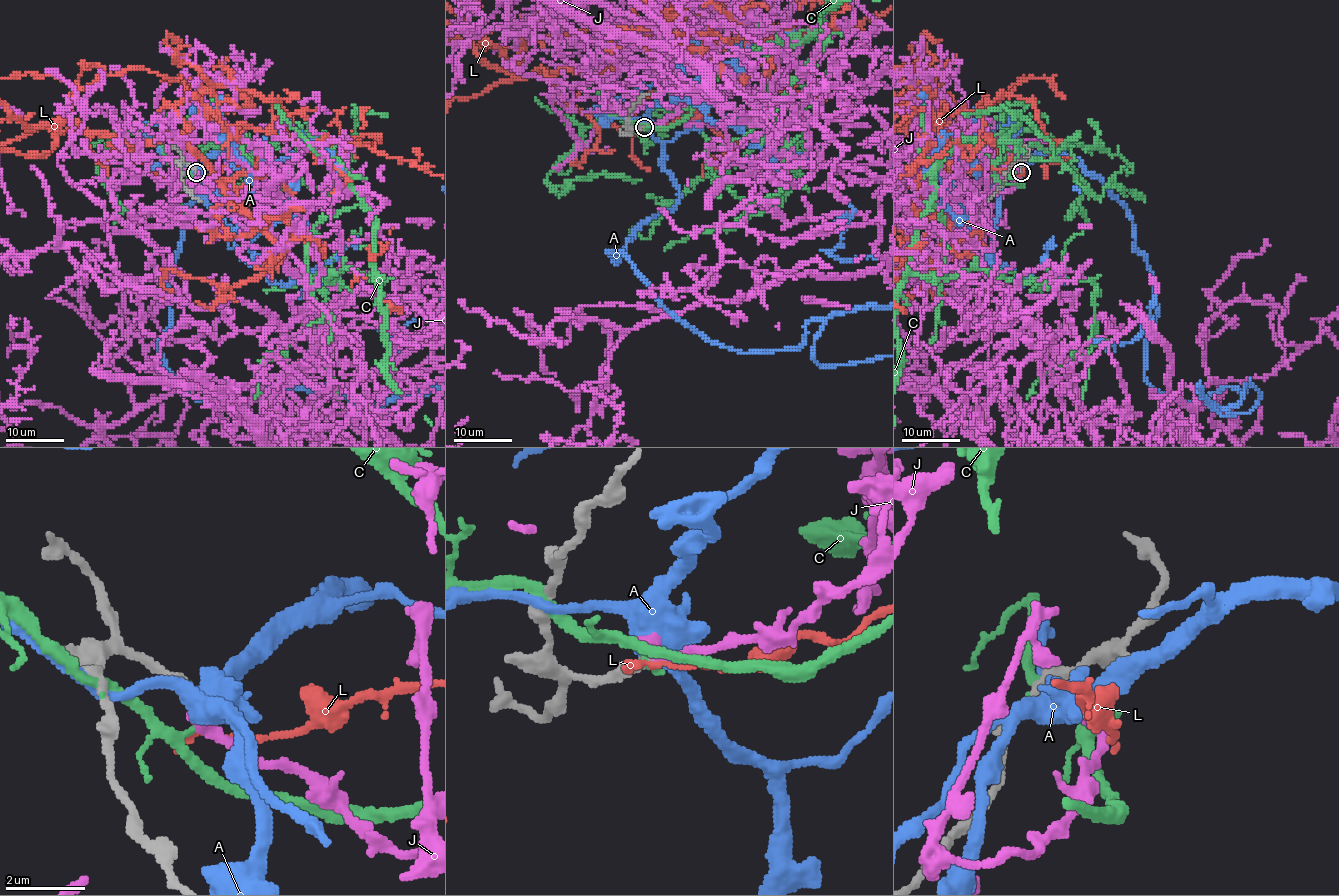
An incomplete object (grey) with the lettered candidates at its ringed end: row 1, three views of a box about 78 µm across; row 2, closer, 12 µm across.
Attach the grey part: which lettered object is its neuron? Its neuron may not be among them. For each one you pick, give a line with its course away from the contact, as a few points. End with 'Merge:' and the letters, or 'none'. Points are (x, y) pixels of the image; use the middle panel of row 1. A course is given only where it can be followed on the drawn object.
J: Its course: (644, 126), (716, 58), (768, 130), (753, 174), (725, 127), (757, 155), (744, 314), (801, 392), (768, 444)
Merge: J

